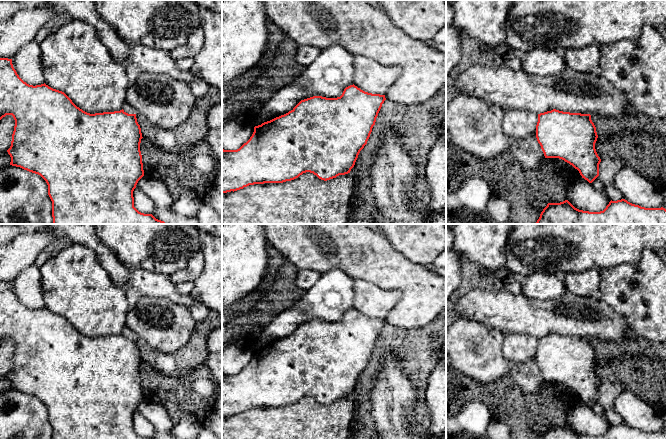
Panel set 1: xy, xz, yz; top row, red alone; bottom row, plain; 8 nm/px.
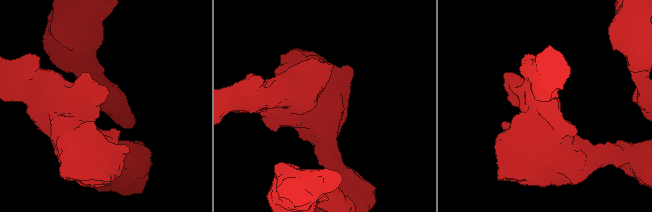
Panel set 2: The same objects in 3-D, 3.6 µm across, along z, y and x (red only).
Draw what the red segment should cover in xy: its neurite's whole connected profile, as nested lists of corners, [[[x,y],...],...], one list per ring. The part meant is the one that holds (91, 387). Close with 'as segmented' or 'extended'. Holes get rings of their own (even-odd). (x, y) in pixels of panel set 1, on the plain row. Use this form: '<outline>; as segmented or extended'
[[[0,282],[0,344],[6,339],[12,339],[15,344],[11,370],[7,374],[11,381],[10,389],[20,391],[40,399],[48,409],[48,419],[52,425],[52,439],[152,439],[139,436],[134,431],[133,415],[138,405],[144,400],[140,367],[142,361],[136,338],[128,338],[123,333],[114,336],[90,338],[77,331],[62,315],[48,309],[29,309],[24,306],[13,291],[12,283]]]; as segmented

